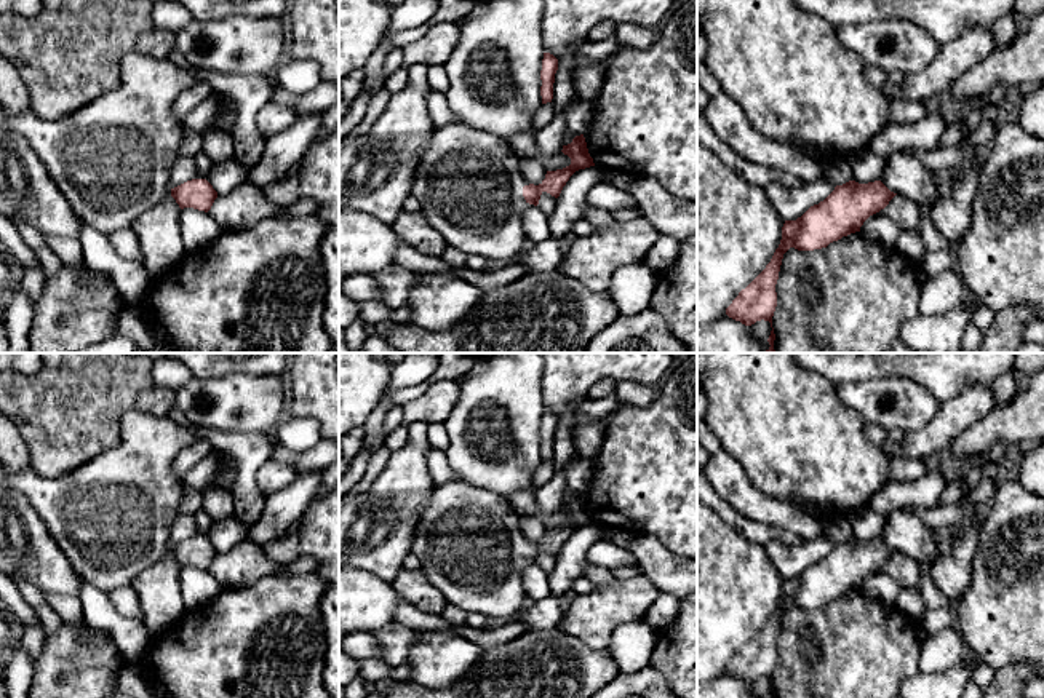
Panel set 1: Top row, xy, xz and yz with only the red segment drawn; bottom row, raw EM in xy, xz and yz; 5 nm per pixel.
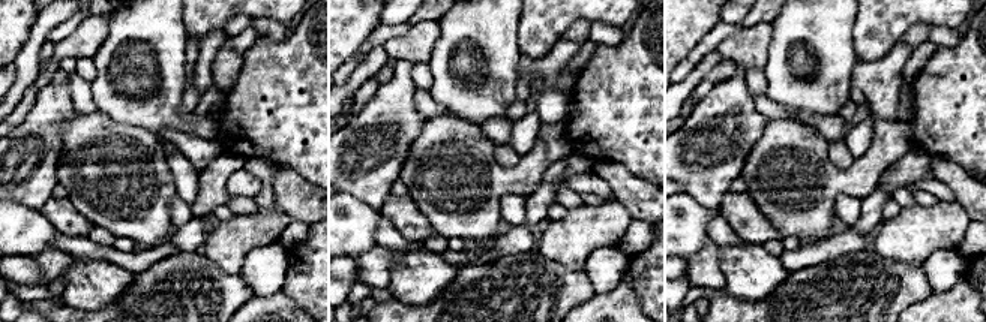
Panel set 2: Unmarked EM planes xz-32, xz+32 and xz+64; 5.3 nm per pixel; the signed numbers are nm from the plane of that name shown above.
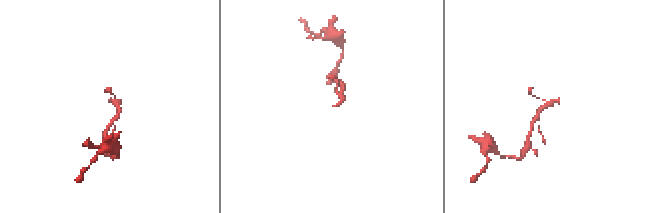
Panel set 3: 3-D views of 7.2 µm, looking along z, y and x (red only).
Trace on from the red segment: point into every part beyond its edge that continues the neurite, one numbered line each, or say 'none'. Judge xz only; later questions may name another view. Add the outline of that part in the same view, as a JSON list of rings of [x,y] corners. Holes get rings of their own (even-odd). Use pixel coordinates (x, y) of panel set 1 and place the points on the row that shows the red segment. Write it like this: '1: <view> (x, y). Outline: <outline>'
1: xz (469, 184). Outline: [[[457,121],[432,129],[411,195],[449,246],[467,256],[483,256],[492,267],[499,267],[512,264],[523,252],[523,214],[534,206],[523,196],[524,185],[529,182],[520,171],[520,157],[505,139]]]

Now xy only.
1: xy (111, 158). Outline: [[[128,53],[122,59],[122,83],[114,91],[58,120],[43,120],[30,107],[10,112],[0,104],[0,126],[19,133],[30,144],[78,217],[109,236],[131,227],[149,208],[171,196],[169,173],[184,131],[173,115],[173,102],[198,81],[235,101],[237,120],[230,131],[233,160],[245,171],[245,182],[251,182],[251,169],[259,163],[265,145],[256,115],[280,88],[275,77],[184,69],[168,58]]]

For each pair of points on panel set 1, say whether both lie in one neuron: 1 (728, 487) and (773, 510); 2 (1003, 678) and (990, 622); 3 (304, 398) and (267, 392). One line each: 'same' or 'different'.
1: same
2: different
3: different

